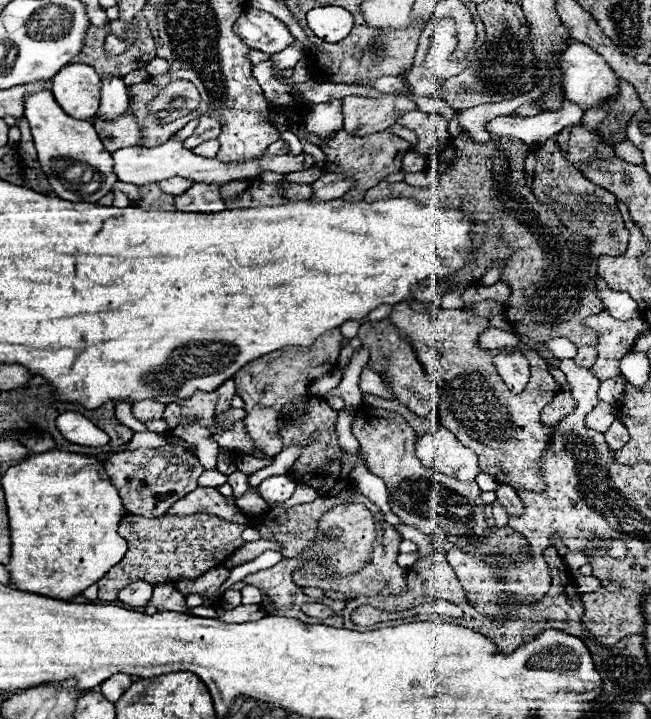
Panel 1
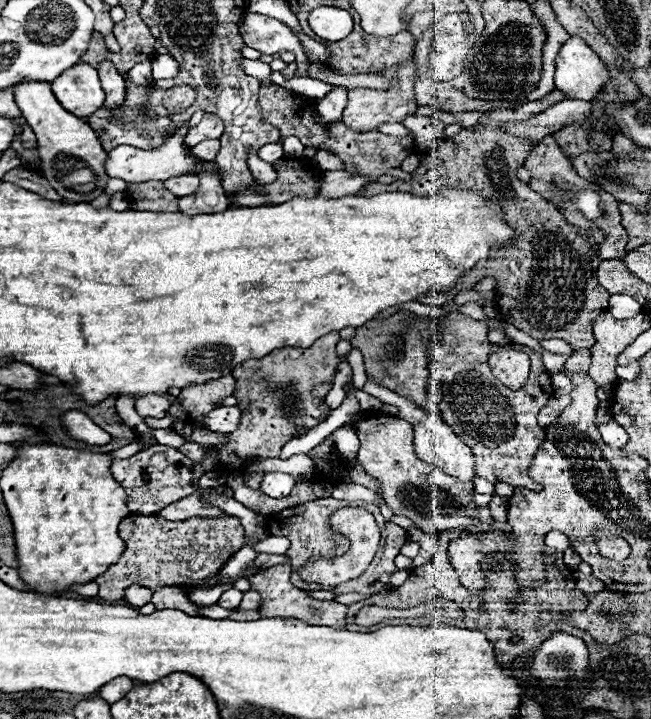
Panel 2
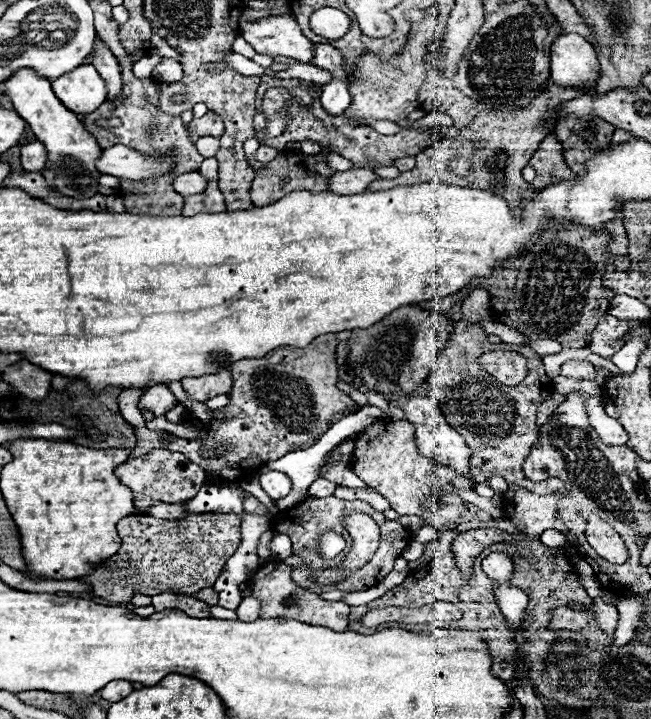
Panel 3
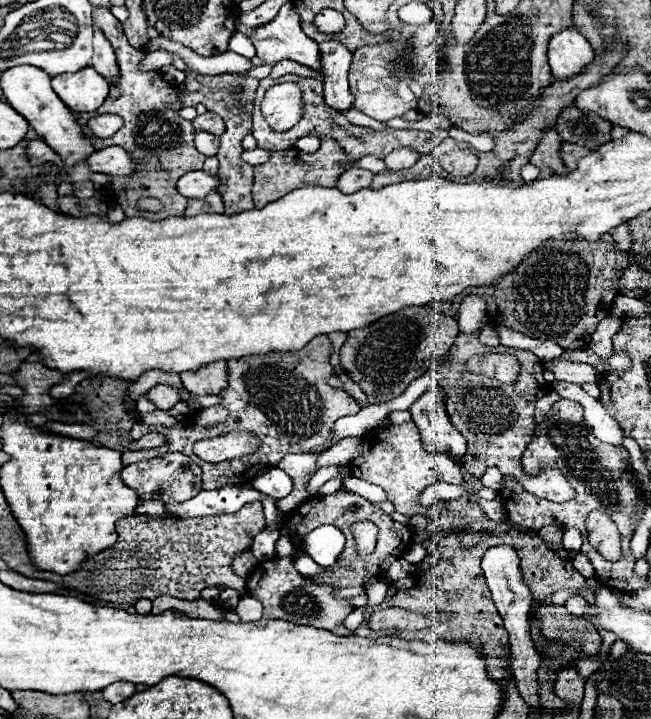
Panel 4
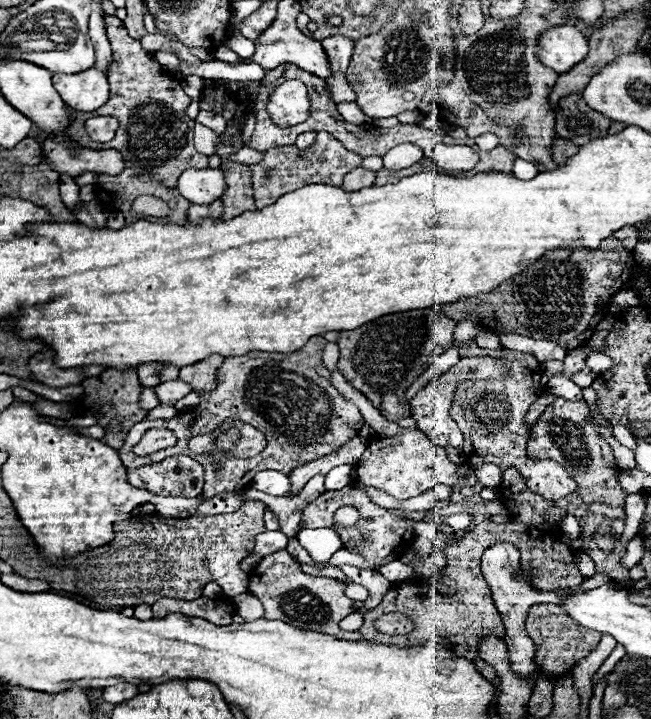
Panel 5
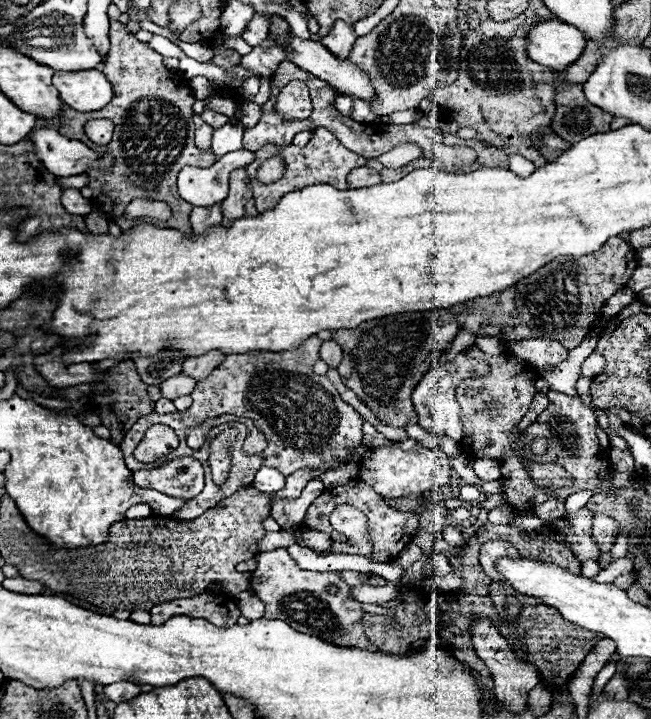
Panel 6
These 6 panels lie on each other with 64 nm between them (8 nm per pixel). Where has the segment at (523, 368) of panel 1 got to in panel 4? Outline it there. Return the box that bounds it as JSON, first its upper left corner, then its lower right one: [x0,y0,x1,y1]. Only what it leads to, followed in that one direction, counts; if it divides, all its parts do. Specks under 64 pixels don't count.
[466,354,520,384]

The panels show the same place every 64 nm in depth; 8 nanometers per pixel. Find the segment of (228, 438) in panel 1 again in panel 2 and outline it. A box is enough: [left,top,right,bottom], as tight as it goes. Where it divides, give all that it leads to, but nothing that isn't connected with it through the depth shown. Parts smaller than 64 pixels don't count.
[192,428,227,445]

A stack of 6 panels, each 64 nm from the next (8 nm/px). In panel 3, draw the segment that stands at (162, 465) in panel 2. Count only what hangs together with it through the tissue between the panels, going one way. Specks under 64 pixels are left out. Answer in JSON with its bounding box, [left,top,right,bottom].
[114,448,206,514]

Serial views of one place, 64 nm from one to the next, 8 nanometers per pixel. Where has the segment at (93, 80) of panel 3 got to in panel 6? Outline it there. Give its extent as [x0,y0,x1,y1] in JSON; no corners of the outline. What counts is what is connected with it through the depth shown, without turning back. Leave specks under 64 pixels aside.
[52,70,112,112]

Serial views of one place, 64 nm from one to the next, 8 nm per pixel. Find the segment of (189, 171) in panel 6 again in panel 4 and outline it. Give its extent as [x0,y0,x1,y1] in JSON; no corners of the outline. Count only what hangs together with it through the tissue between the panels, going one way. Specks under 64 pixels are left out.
[176,148,270,198]

